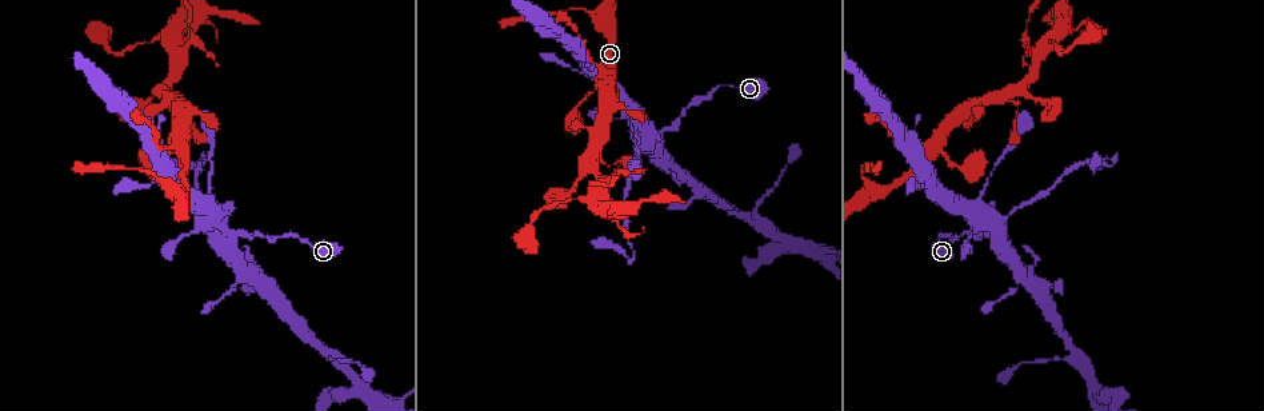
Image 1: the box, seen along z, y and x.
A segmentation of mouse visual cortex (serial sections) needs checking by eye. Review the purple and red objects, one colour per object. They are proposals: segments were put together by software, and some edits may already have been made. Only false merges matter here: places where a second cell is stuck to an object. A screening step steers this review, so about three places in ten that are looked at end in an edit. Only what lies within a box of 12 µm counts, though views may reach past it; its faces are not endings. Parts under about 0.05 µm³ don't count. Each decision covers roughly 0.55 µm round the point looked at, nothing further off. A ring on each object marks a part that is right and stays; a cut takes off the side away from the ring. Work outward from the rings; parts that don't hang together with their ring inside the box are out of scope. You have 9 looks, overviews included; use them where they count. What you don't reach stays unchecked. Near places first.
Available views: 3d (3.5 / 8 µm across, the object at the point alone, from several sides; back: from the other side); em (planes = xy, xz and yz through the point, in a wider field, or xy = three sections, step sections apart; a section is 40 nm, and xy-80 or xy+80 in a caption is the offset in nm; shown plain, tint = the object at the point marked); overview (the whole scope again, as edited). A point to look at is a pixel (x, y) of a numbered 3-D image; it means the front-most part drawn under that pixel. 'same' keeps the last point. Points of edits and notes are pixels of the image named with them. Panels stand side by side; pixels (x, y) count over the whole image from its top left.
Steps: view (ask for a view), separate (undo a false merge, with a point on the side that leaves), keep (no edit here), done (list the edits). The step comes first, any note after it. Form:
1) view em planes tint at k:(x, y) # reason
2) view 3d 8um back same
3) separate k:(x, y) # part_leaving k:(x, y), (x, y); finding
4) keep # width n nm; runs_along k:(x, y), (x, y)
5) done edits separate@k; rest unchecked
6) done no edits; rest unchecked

view 3d 3.5um at 1:(163, 87)

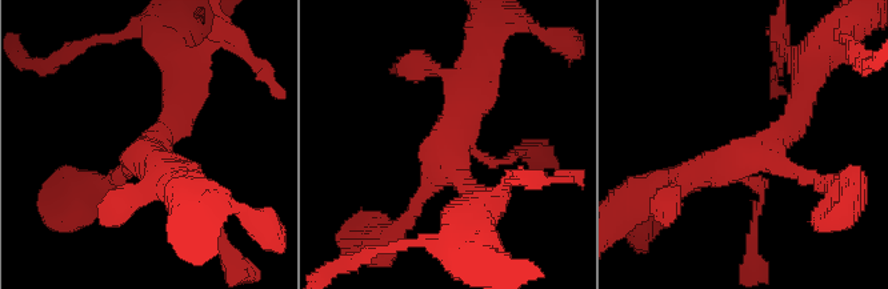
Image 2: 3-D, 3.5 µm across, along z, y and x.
view em xy step 3 tint at 2:(448, 158) # arms 4; arm_widths 100, 200, 350, 400 nm; need the tissue

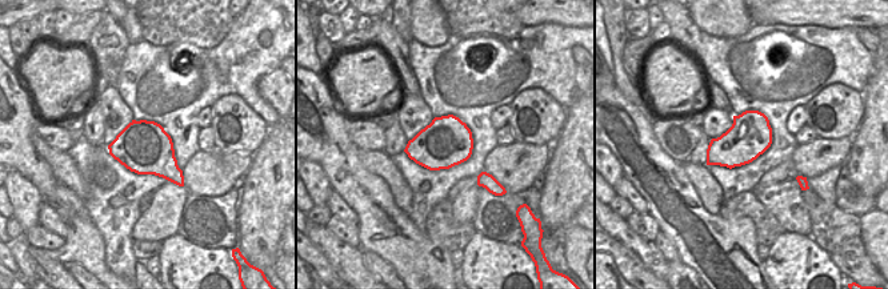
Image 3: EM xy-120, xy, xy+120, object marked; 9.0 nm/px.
keep # runs_along 2:(686, 179), (768, 147), (806, 89); one cell here

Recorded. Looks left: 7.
view 3d 3.5um at 1:(615, 174) # narrows sharply

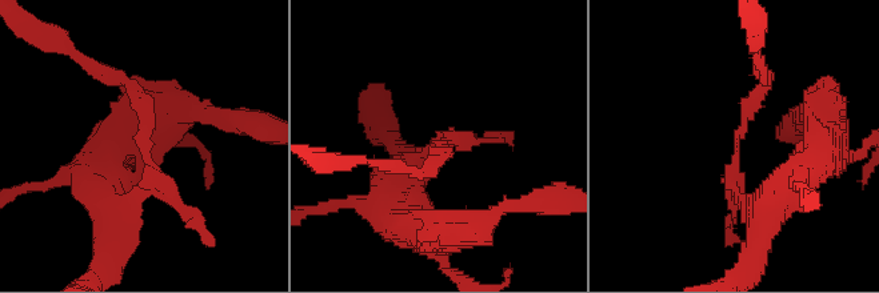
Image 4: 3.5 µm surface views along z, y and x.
view em xy step 5 tint at 4:(149, 147) # shape alone is not enough

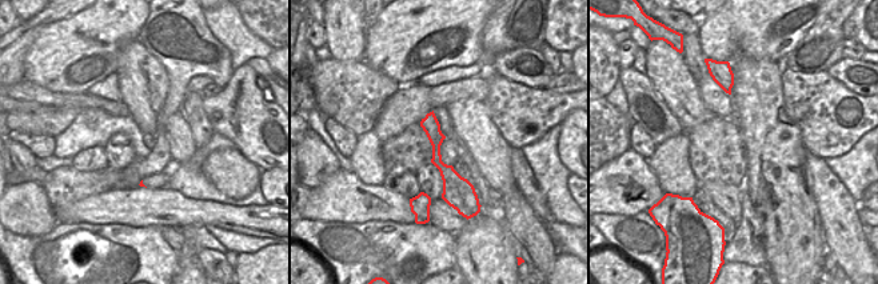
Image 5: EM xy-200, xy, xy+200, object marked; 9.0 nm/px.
separate 4:(728, 227) # part_leaving 4:(732, 184), (736, 143), (767, 81), (763, 73); two cells meet here

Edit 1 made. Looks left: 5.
view overview # see it whole again

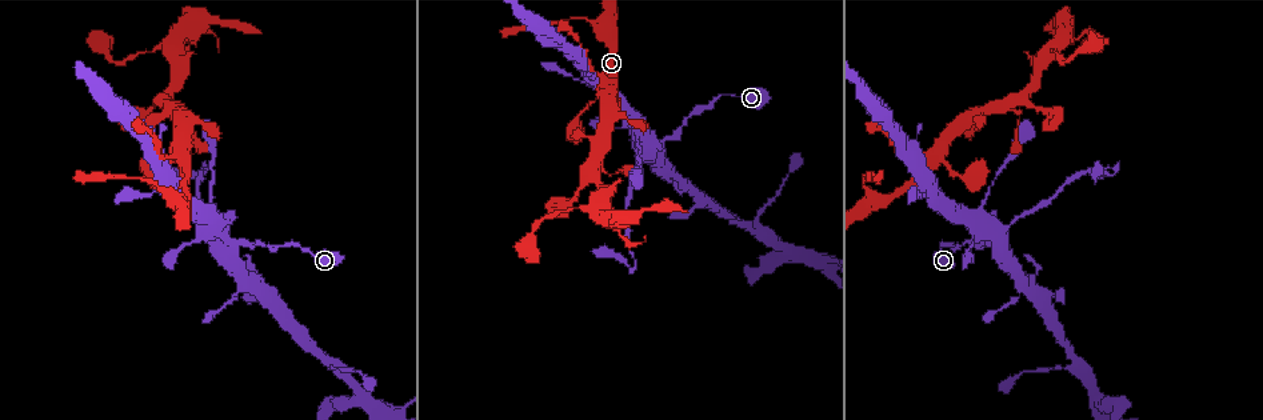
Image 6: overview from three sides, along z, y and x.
view 3d 8um at 6:(1023, 213)

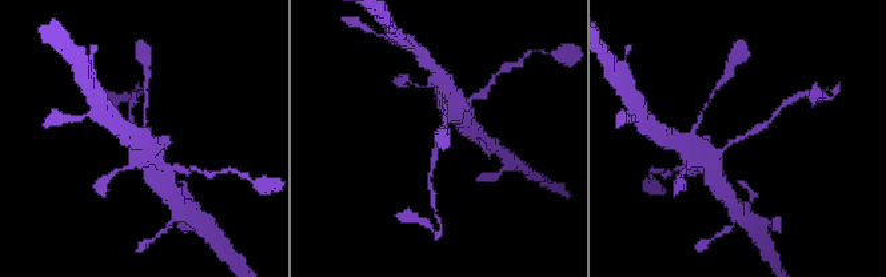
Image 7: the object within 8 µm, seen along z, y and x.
view em xy step 2 tint at 7:(739, 137) # need the tissue

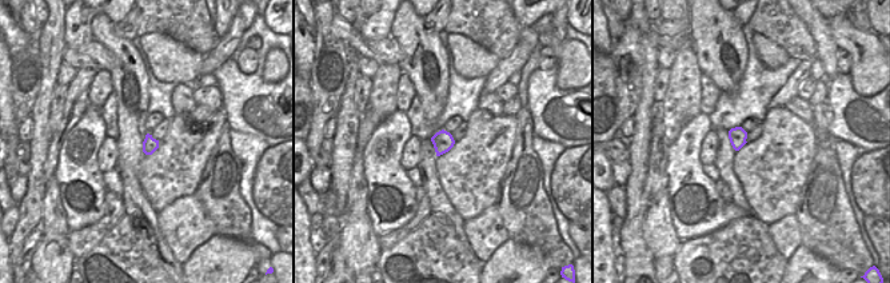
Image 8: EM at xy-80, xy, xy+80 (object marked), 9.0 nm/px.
keep # width 190 nm; runs_along 7:(705, 159), (769, 121); all the same cell

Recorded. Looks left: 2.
view 3d 8um at 6:(636, 266) # narrows sharply

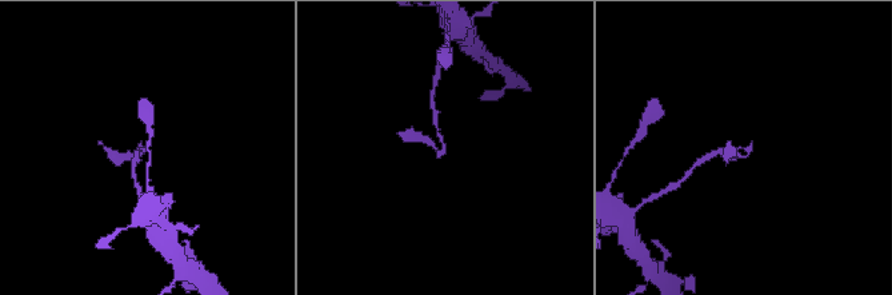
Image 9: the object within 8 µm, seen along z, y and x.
view em xy step 5 tint at 9:(744, 149)

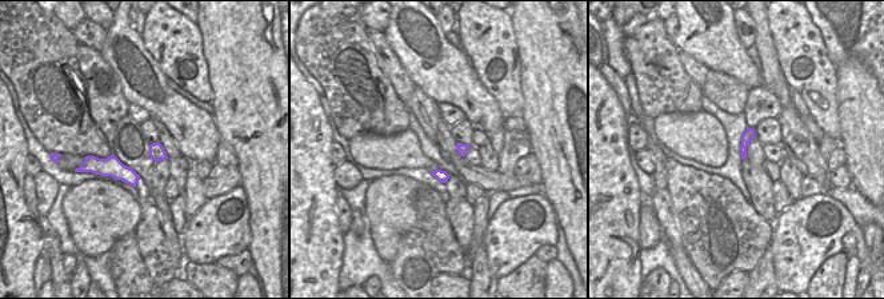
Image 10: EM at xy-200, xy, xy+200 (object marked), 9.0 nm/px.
separate 9:(126, 156) # part_leaving 9:(442, 152), (428, 140), (399, 135); a second cell is stuck on

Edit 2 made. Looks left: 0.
done edits separate@4, separate@9; rest unchecked

